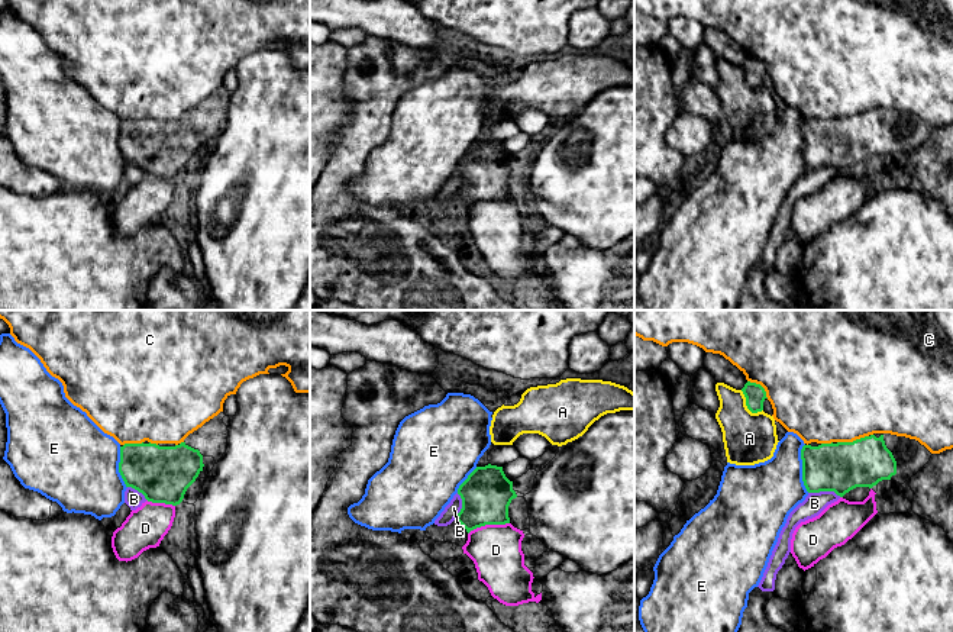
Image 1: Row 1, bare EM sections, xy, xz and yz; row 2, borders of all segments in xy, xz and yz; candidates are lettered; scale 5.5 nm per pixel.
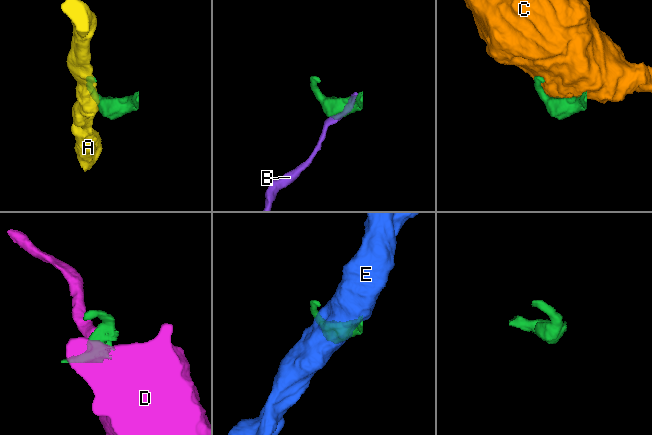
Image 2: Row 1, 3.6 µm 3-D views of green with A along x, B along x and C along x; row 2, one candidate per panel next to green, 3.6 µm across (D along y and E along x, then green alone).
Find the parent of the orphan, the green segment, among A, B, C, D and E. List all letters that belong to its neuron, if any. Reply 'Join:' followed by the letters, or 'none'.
Join: none

